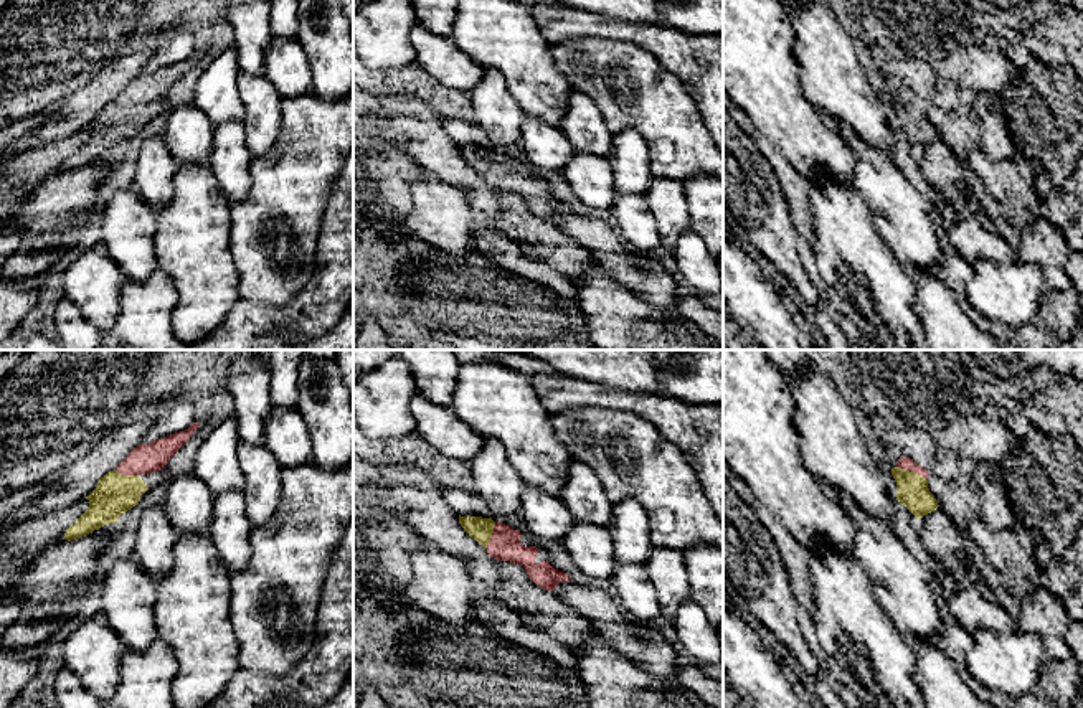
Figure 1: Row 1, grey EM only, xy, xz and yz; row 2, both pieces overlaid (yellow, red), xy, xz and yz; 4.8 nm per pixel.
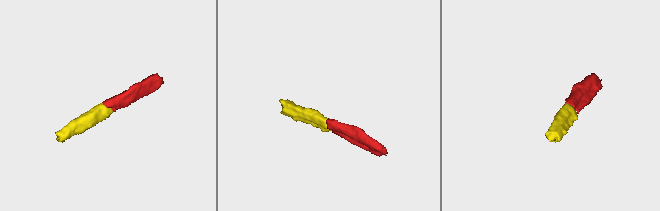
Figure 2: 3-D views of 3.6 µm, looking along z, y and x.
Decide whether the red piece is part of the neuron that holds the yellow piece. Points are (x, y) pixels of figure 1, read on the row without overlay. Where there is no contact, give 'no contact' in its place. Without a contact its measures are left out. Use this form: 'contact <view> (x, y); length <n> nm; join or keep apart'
contact yz (912, 103); length 160 nm; join

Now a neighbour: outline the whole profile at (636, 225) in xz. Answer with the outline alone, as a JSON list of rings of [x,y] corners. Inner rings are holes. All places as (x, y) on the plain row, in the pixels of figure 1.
[[[644,195],[617,196],[611,213],[617,223],[619,236],[631,249],[649,254],[664,244]]]

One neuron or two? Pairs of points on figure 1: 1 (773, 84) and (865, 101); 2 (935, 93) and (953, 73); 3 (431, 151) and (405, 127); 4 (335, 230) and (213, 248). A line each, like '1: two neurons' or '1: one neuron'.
1: two neurons
2: two neurons
3: one neuron
4: two neurons

